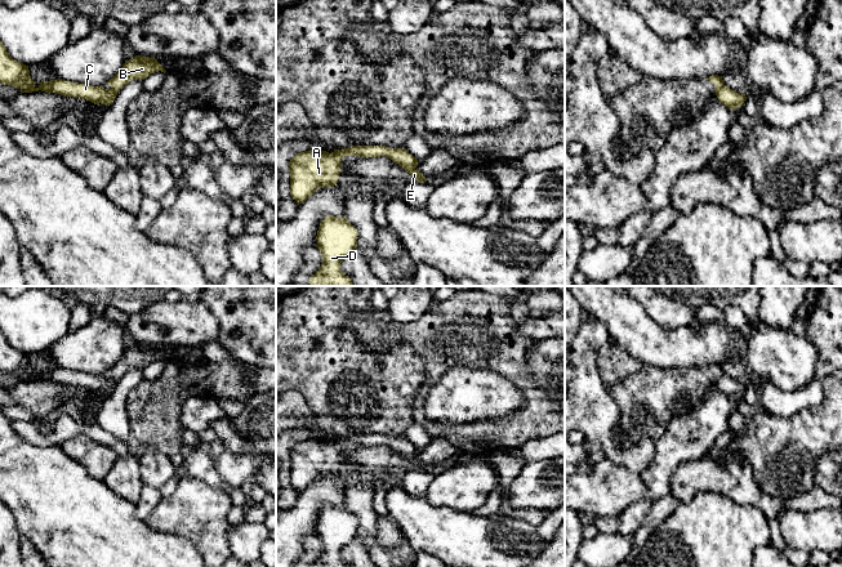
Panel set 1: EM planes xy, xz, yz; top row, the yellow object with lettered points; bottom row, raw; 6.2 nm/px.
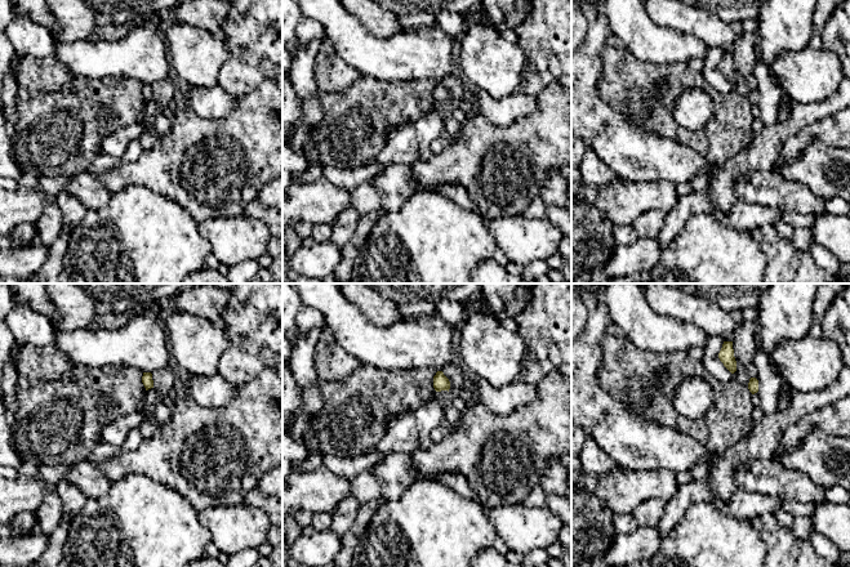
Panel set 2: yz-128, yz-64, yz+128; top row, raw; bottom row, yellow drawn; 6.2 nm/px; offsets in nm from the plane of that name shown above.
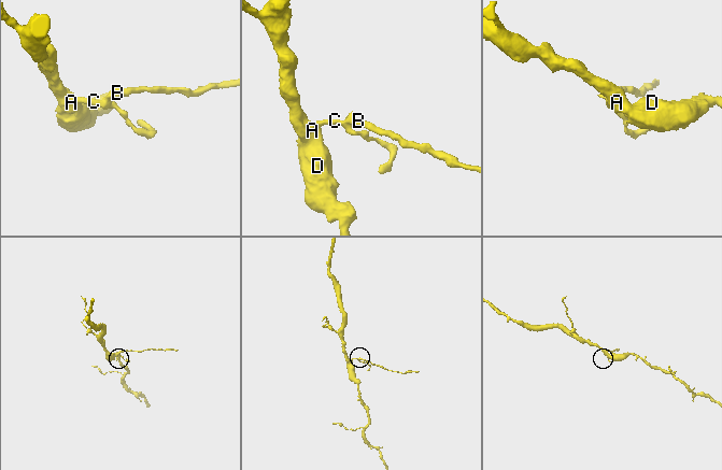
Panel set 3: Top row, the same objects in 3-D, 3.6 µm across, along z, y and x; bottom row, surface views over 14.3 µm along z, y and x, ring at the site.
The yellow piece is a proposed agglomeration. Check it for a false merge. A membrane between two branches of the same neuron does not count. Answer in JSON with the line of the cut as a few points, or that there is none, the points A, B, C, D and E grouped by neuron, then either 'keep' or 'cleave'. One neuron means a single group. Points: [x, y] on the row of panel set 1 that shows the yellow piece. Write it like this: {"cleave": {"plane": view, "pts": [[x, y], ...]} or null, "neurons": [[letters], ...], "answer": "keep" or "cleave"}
{"cleave": {"plane": "yz", "pts": [[724, 85], [716, 92]]}, "neurons": [["A", "C", "D", "E"], ["B"]], "answer": "cleave"}

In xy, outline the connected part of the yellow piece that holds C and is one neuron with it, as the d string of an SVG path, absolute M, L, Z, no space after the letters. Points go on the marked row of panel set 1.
M0 41L0 82L3 85L12 85L22 93L45 91L55 93L64 97L76 97L86 99L94 104L102 103L110 106L113 103L117 91L113 89L104 89L103 86L92 86L88 84L79 84L66 80L41 81L36 88L35 81L30 76L28 66L13 59L6 48Z

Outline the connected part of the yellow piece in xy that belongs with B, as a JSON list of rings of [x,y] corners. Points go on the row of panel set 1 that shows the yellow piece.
[[[135,55],[125,61],[120,71],[107,81],[107,84],[116,91],[122,89],[132,80],[144,80],[153,72],[166,72],[156,58]]]

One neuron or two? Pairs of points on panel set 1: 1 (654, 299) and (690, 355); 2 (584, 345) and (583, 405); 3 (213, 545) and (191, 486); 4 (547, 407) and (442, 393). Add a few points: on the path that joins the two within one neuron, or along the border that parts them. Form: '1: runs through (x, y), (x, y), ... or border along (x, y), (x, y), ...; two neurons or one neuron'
1: border along (646, 315), (664, 329), (694, 326), (696, 324); two neurons
2: runs through (583, 360), (583, 391); one neuron
3: runs through (210, 531), (210, 521), (194, 504), (194, 500); one neuron
4: border along (507, 379), (522, 392), (525, 405), (497, 419); two neurons

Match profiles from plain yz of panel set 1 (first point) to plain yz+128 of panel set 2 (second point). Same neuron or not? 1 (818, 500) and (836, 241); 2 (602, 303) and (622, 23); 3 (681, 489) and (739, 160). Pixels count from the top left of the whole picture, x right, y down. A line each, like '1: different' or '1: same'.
1: different
2: same
3: same

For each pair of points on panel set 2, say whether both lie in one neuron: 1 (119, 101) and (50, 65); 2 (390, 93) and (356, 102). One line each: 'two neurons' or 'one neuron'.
1: two neurons
2: one neuron

